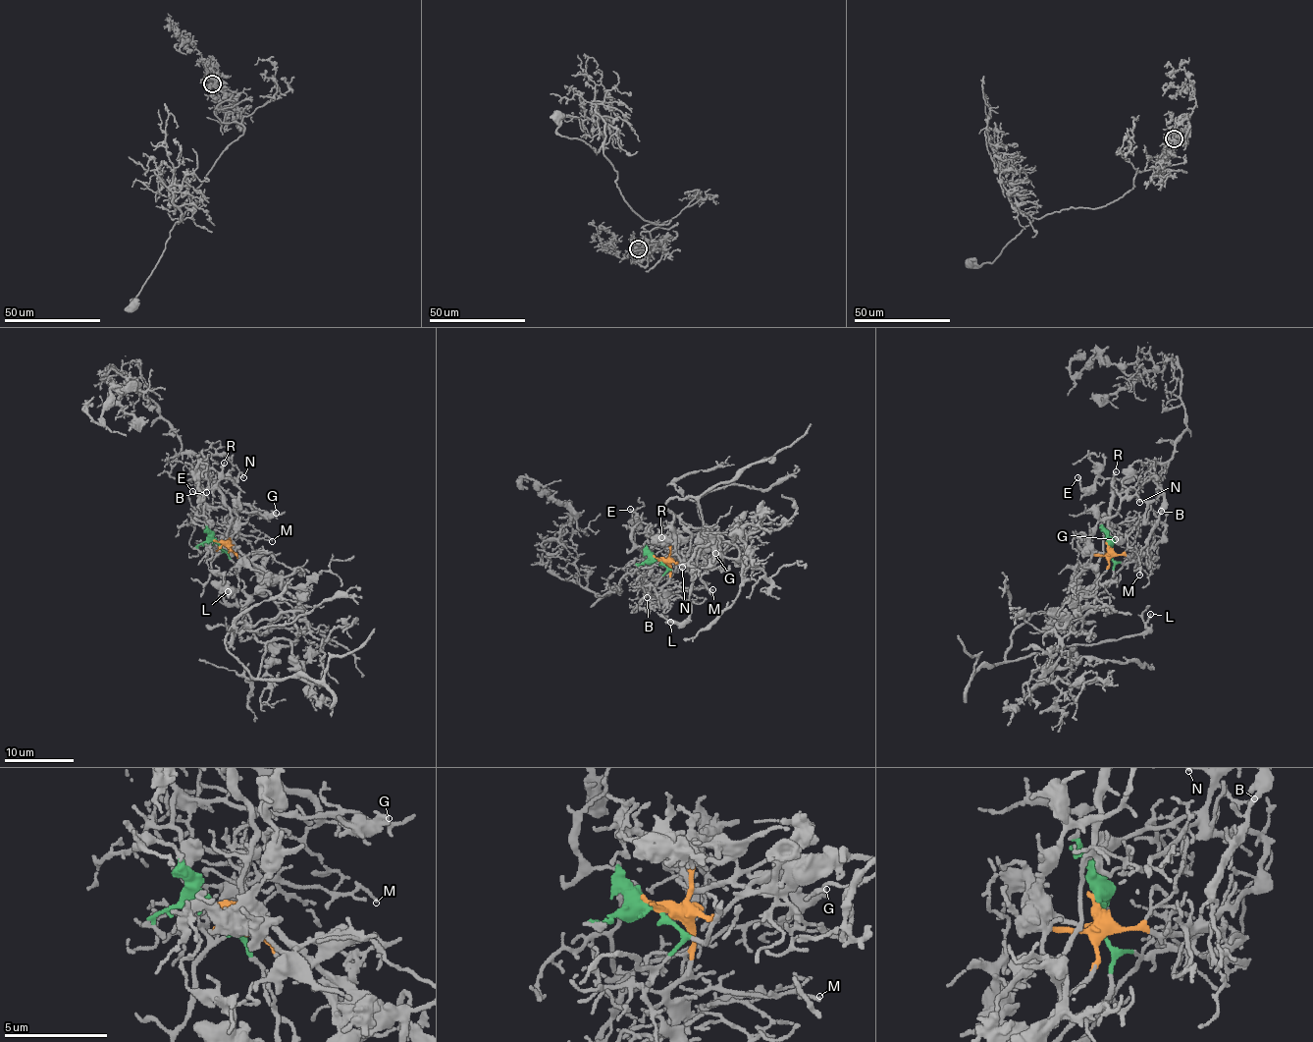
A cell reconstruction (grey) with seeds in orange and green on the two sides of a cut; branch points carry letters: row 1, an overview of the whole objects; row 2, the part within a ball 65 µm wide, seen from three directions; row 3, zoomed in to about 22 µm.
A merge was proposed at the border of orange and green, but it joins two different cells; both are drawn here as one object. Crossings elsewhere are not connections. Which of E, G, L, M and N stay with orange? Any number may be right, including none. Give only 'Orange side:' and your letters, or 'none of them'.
Orange side: E, G, M, N

